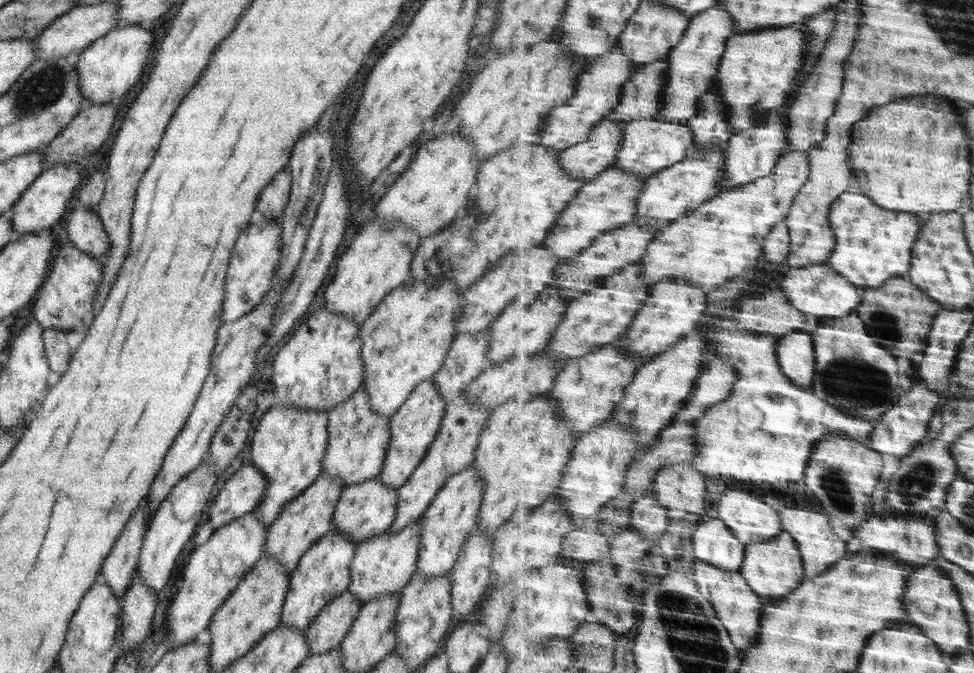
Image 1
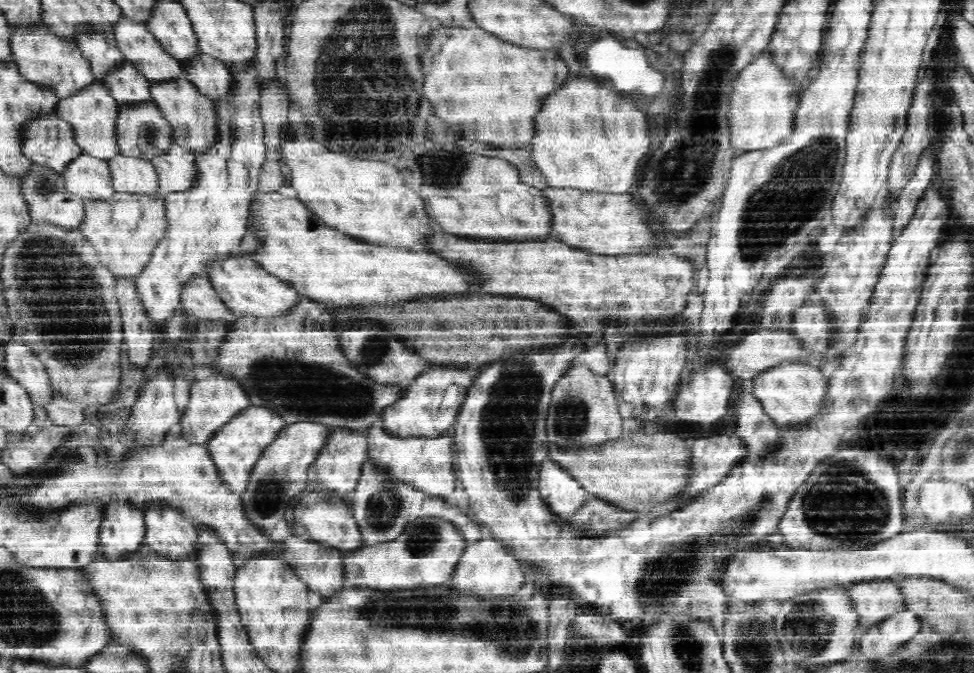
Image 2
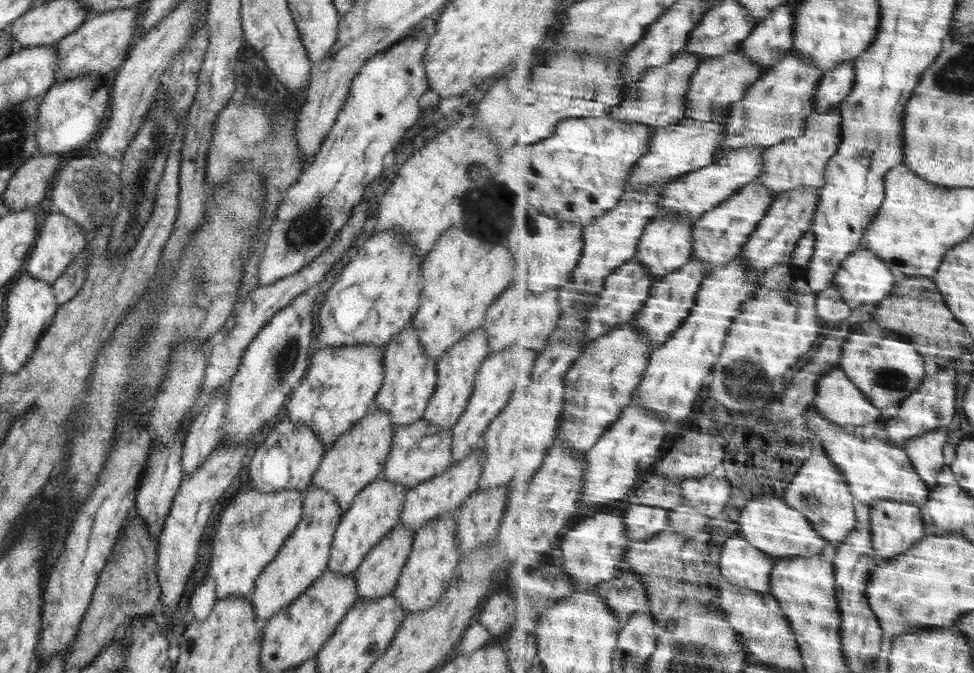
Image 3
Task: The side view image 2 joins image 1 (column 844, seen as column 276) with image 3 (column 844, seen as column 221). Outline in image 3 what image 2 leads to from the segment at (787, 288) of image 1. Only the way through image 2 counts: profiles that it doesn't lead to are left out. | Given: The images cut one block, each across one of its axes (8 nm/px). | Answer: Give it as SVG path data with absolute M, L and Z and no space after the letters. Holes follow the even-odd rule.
M863 247L842 263L833 284L856 310L872 302L887 300L899 279L884 258Z

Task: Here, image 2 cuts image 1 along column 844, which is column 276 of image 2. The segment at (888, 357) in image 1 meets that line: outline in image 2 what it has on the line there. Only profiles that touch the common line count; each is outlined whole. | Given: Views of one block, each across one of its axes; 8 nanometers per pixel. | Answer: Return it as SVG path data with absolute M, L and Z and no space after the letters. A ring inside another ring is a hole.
M303 297L296 304L296 312L278 318L256 318L244 316L234 324L234 330L225 338L222 344L220 360L214 366L214 372L232 368L232 373L247 389L248 396L256 406L275 409L287 423L308 420L326 422L341 430L358 431L360 428L370 428L373 424L381 423L386 410L399 402L407 394L411 381L380 381L368 376L364 370L356 366L348 356L344 356L340 336L340 322L332 316L332 308L324 302L316 302Z

